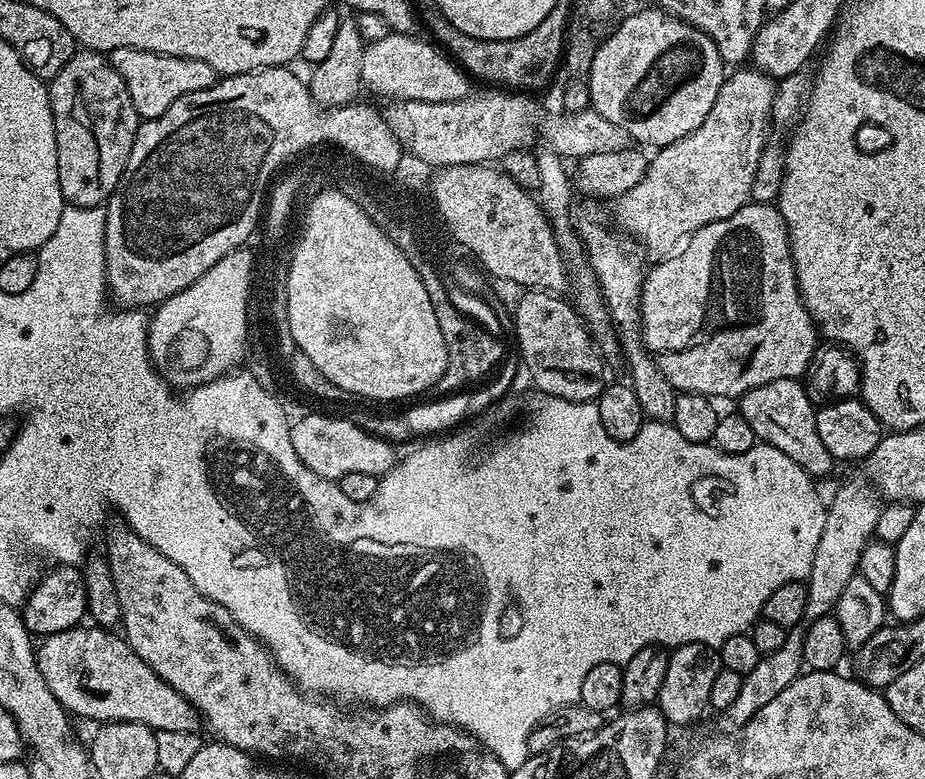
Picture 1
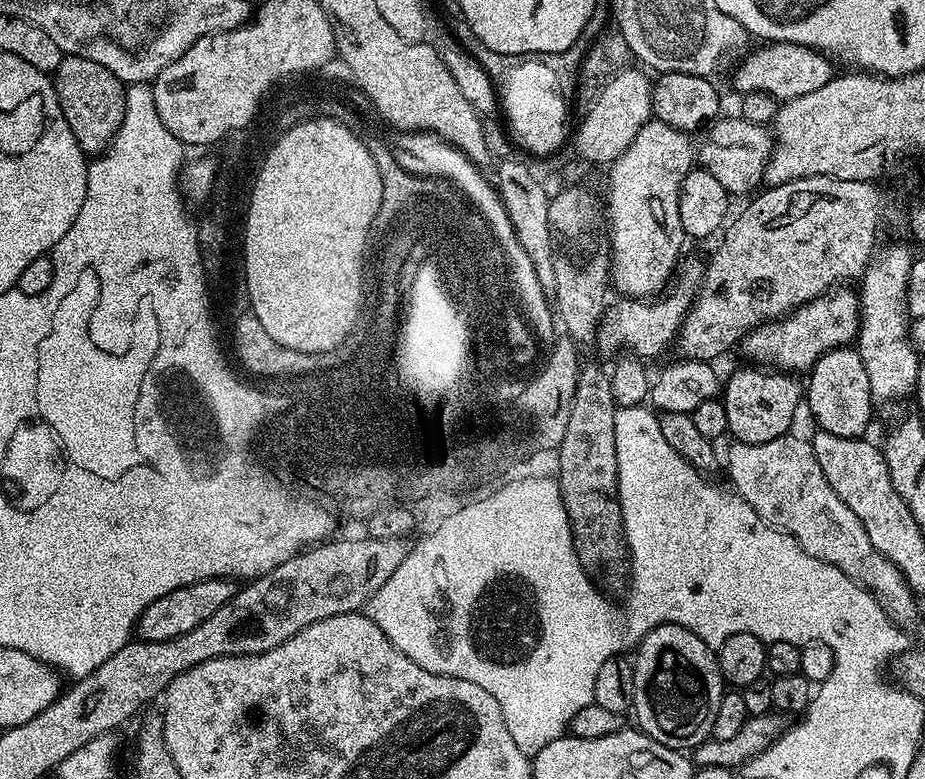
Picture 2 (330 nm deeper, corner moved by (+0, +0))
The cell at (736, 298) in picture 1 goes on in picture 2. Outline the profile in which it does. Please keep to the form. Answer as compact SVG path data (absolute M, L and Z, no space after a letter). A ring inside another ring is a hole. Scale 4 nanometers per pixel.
M840 286L831 294L814 298L803 304L787 318L759 325L751 333L752 345L748 356L753 365L771 366L789 374L801 374L815 369L816 364L830 350L851 345L860 330L860 298L848 286Z

